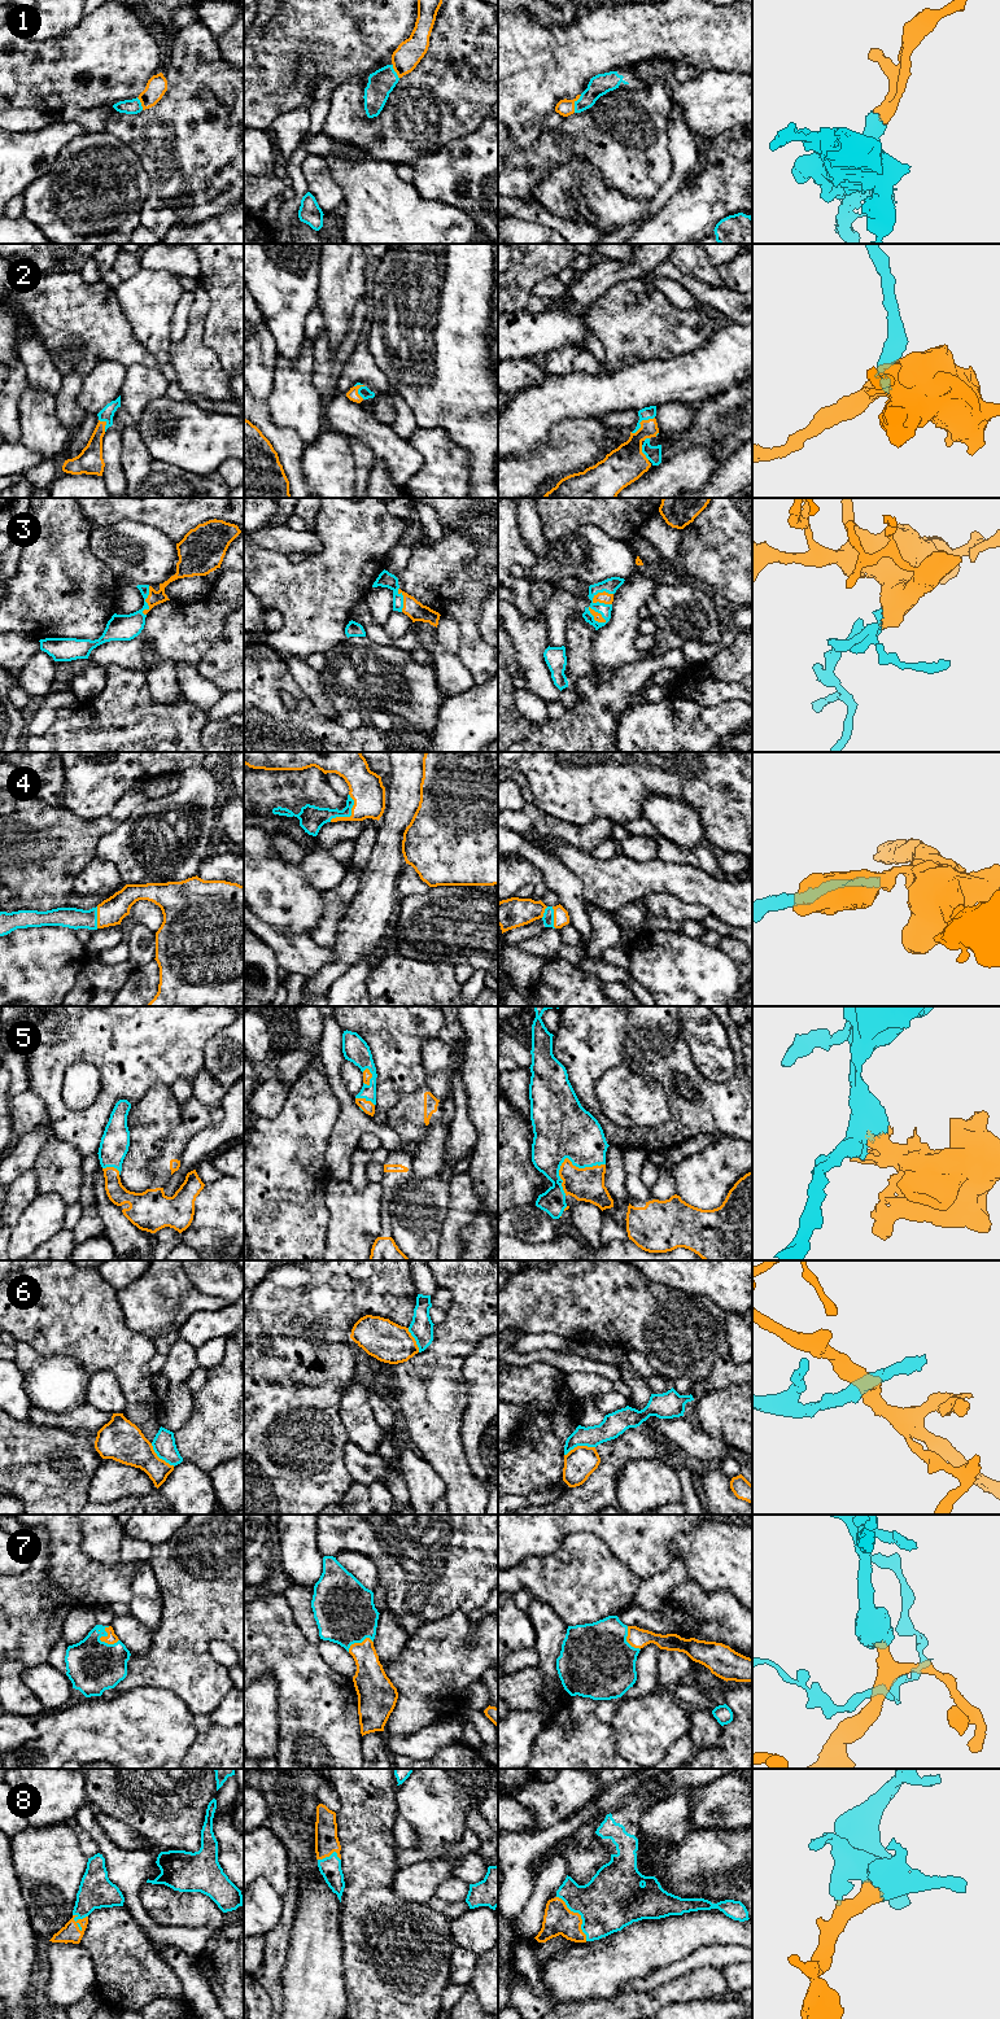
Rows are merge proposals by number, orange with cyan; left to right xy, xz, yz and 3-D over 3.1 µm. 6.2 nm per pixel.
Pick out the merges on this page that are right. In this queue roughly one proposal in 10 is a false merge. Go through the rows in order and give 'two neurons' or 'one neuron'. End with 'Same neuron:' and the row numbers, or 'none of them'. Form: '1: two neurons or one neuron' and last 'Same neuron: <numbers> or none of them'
1: one neuron
2: one neuron
3: one neuron
4: one neuron
5: one neuron
6: two neurons
7: one neuron
8: one neuron
Same neuron: 1, 2, 3, 4, 5, 7, 8

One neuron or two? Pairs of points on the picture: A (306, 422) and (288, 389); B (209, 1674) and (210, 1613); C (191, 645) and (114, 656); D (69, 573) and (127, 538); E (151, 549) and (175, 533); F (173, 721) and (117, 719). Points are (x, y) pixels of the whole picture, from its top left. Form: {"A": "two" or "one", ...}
{"A": "one", "B": "one", "C": "one", "D": "two", "E": "two", "F": "one"}

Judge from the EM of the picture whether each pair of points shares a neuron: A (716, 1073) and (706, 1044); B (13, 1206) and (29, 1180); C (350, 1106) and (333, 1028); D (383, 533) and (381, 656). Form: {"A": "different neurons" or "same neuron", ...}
{"A": "same neuron", "B": "same neuron", "C": "same neuron", "D": "different neurons"}

